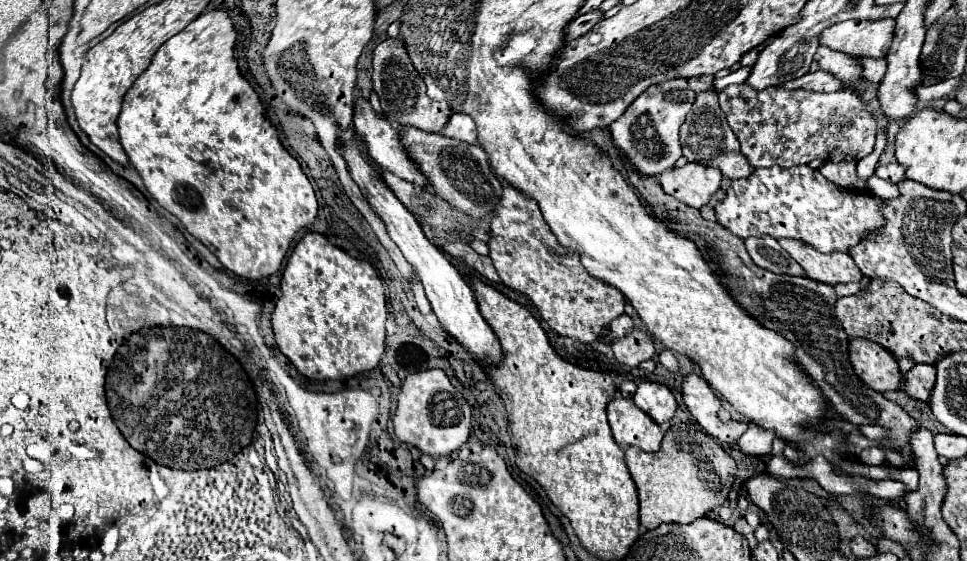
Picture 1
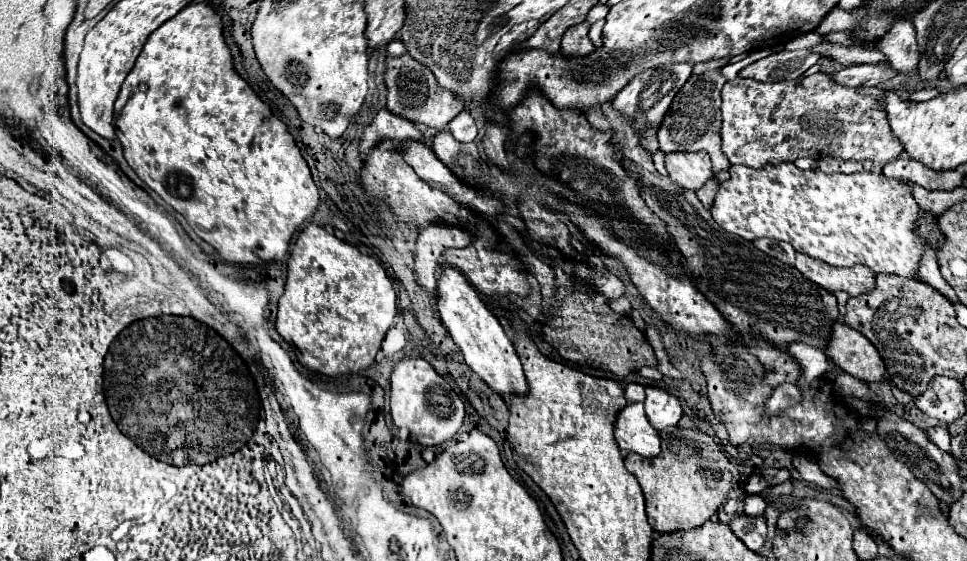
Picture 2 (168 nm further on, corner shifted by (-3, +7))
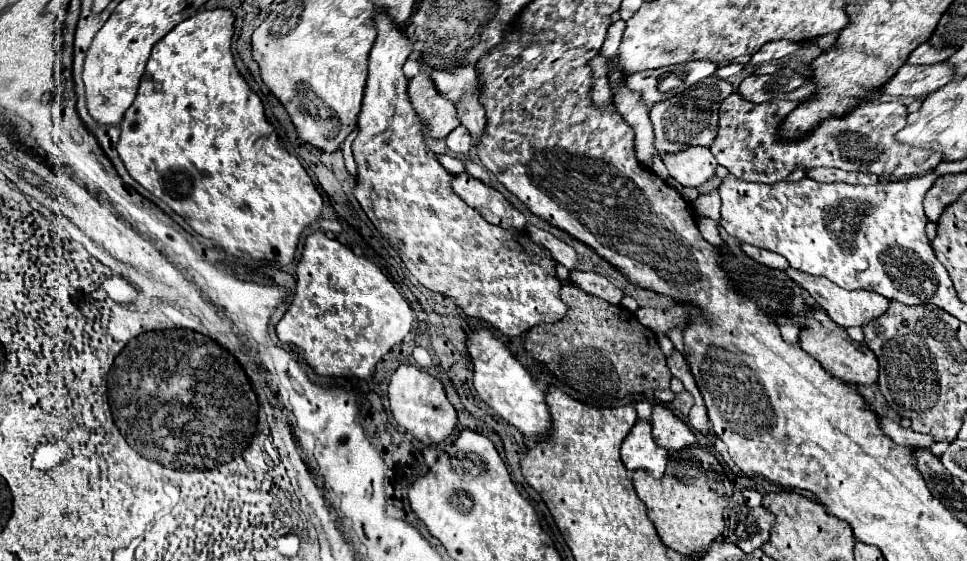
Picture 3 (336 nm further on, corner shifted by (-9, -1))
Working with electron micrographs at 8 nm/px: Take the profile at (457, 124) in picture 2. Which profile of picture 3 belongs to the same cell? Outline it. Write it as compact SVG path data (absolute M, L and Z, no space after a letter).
M458 125L458 127L446 137L446 145L448 145L454 153L458 153L458 155L466 155L468 149L470 149L470 145L472 145L472 137L470 137L470 133L468 133L468 129L466 129L464 125Z

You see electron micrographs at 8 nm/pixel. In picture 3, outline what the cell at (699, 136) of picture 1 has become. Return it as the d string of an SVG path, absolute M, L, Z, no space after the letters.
M710 75L702 79L700 83L692 85L688 91L674 95L672 99L656 103L656 107L650 109L650 121L654 125L654 147L658 149L658 153L678 153L694 145L710 147L718 131L720 103L730 93L734 93L734 87L730 81Z

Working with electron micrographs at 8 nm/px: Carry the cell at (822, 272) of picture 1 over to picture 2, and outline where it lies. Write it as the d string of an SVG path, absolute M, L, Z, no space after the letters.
M798 253L794 267L802 275L806 275L806 279L818 283L822 289L830 293L844 291L848 293L848 297L858 297L876 287L876 275L866 265L854 265L850 269L840 269L840 267L830 267L822 261L816 261L808 255Z

